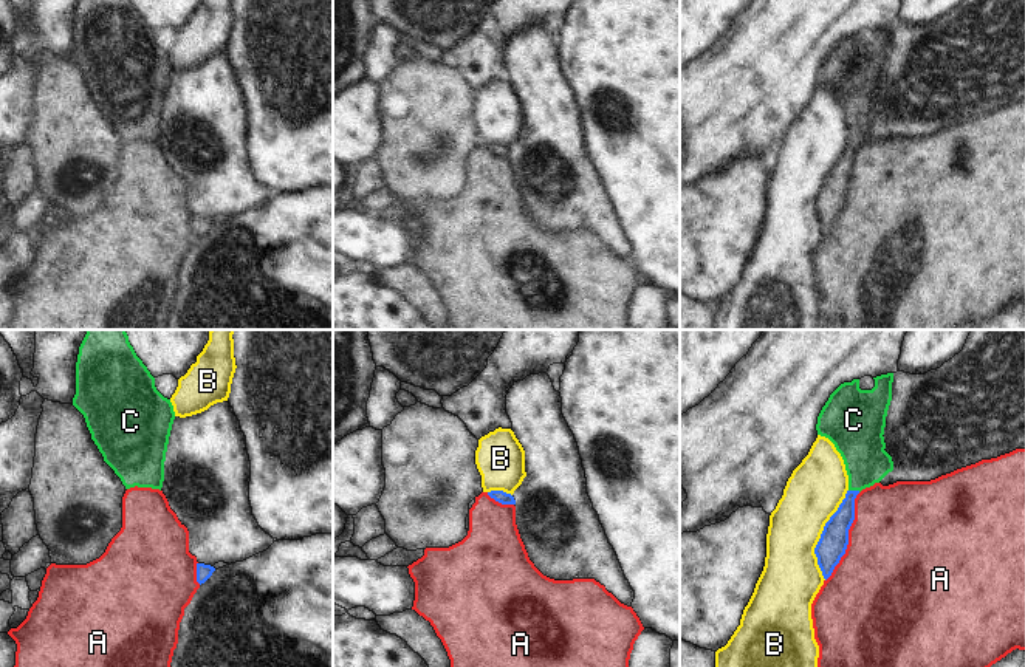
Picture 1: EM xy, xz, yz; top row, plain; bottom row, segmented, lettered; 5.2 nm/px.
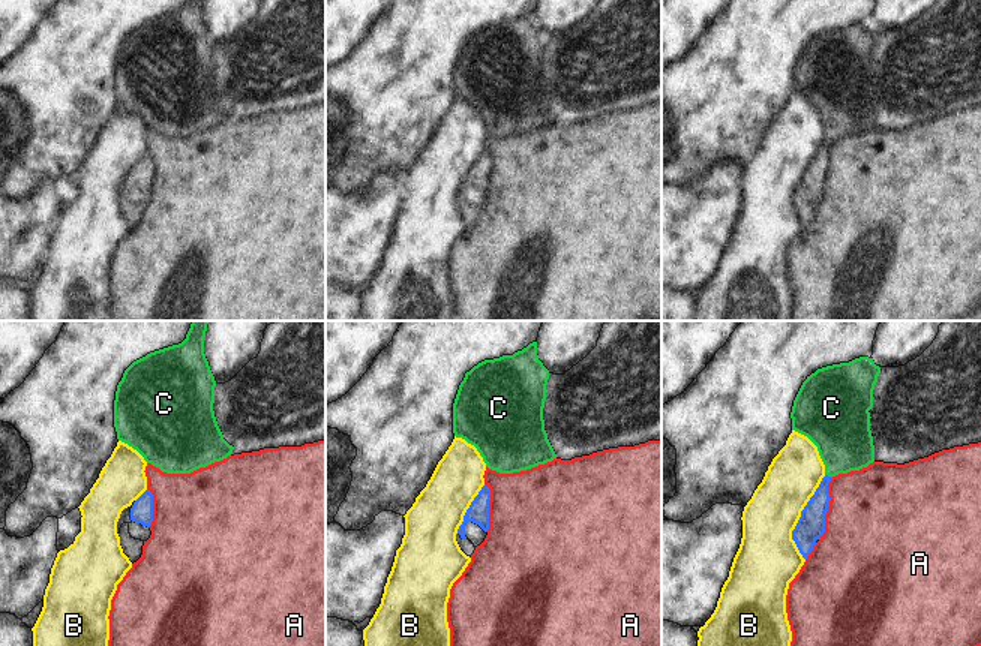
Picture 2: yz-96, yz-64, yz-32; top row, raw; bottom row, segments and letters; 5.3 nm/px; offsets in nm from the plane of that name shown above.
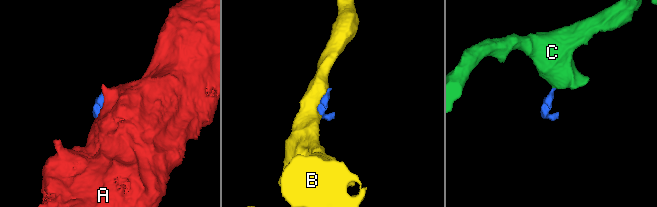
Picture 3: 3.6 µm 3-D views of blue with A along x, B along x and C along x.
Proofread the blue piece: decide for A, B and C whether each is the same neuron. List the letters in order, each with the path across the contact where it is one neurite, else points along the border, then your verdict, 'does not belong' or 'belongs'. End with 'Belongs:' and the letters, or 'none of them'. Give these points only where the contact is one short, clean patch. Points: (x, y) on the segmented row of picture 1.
A: does not belong
B: border yz (847, 489), (815, 548), (824, 579); does not belong
C: belongs
Belongs: C

